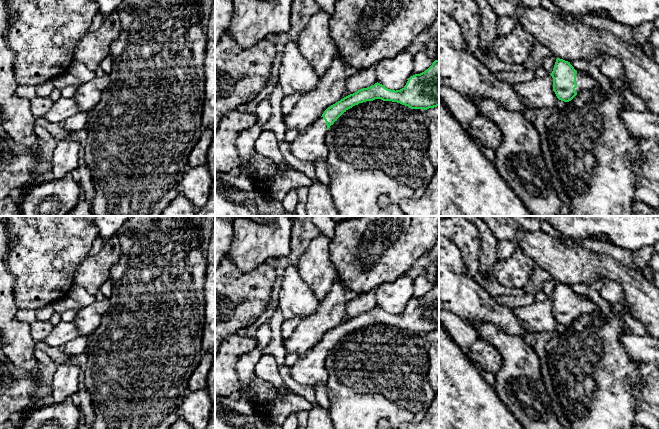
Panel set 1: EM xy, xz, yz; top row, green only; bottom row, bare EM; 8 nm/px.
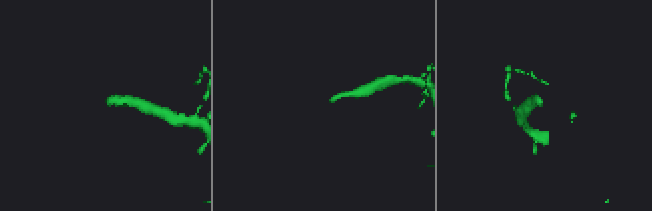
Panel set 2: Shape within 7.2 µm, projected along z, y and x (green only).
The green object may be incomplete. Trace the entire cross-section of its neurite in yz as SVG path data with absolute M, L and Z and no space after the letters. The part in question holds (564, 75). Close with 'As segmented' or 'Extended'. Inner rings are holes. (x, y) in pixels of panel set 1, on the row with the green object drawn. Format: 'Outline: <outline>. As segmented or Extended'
Outline: M556 59L550 75L553 78L553 91L561 101L571 101L582 90L602 94L602 88L594 79L578 74L570 62L563 59Z. Extended

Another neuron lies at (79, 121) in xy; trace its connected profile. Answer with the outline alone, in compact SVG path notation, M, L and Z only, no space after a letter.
M79 111L74 116L61 122L60 125L68 132L86 129L88 125L89 112Z

